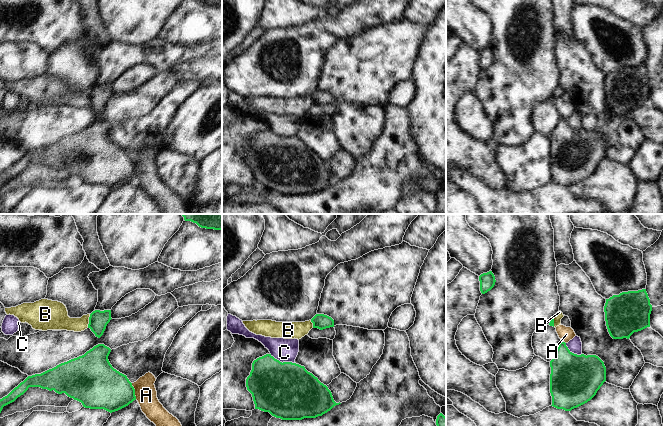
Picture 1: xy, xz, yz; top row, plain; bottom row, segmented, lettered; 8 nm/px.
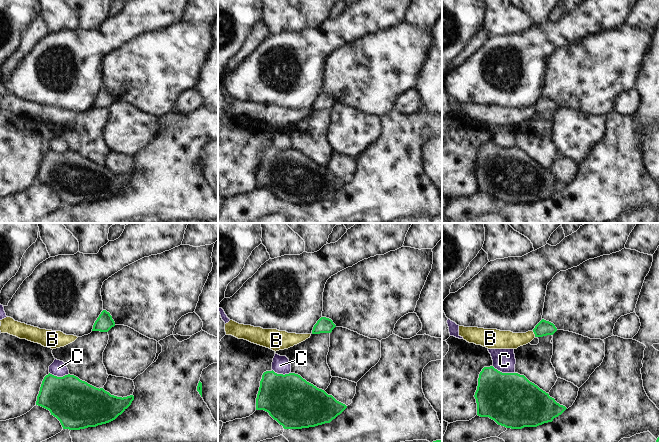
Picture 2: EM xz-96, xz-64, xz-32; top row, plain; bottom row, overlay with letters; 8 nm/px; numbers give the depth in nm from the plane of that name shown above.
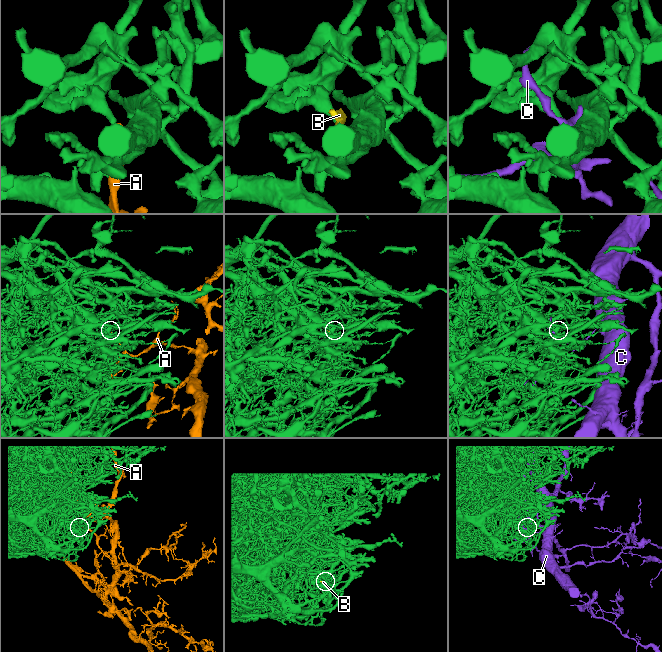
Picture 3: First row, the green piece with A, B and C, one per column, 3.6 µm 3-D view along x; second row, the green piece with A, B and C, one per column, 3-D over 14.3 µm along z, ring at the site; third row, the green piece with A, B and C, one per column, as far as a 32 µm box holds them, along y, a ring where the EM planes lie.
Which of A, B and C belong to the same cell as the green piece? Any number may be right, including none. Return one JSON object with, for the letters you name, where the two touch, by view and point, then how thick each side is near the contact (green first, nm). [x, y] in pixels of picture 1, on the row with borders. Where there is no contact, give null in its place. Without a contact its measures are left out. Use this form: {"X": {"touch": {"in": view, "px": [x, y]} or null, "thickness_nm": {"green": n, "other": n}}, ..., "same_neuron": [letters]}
{"same_neuron": []}

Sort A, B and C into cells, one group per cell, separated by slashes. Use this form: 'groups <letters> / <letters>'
groups A B / C

